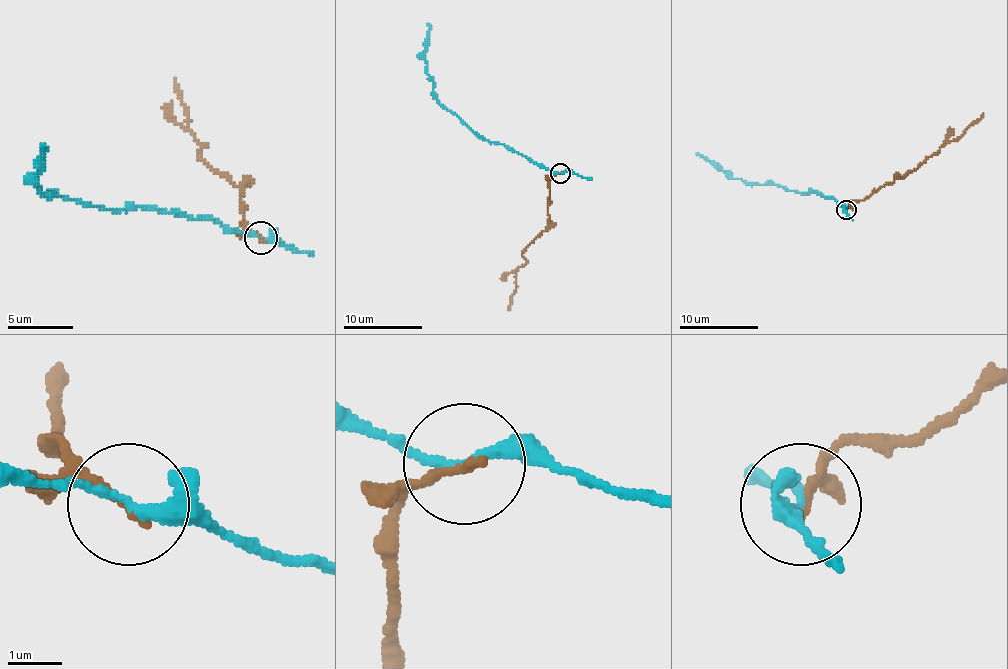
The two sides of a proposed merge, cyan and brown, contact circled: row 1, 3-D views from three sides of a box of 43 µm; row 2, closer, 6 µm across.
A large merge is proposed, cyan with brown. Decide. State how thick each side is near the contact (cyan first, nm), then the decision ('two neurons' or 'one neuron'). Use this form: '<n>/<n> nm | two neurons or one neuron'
200/180 nm | two neurons

